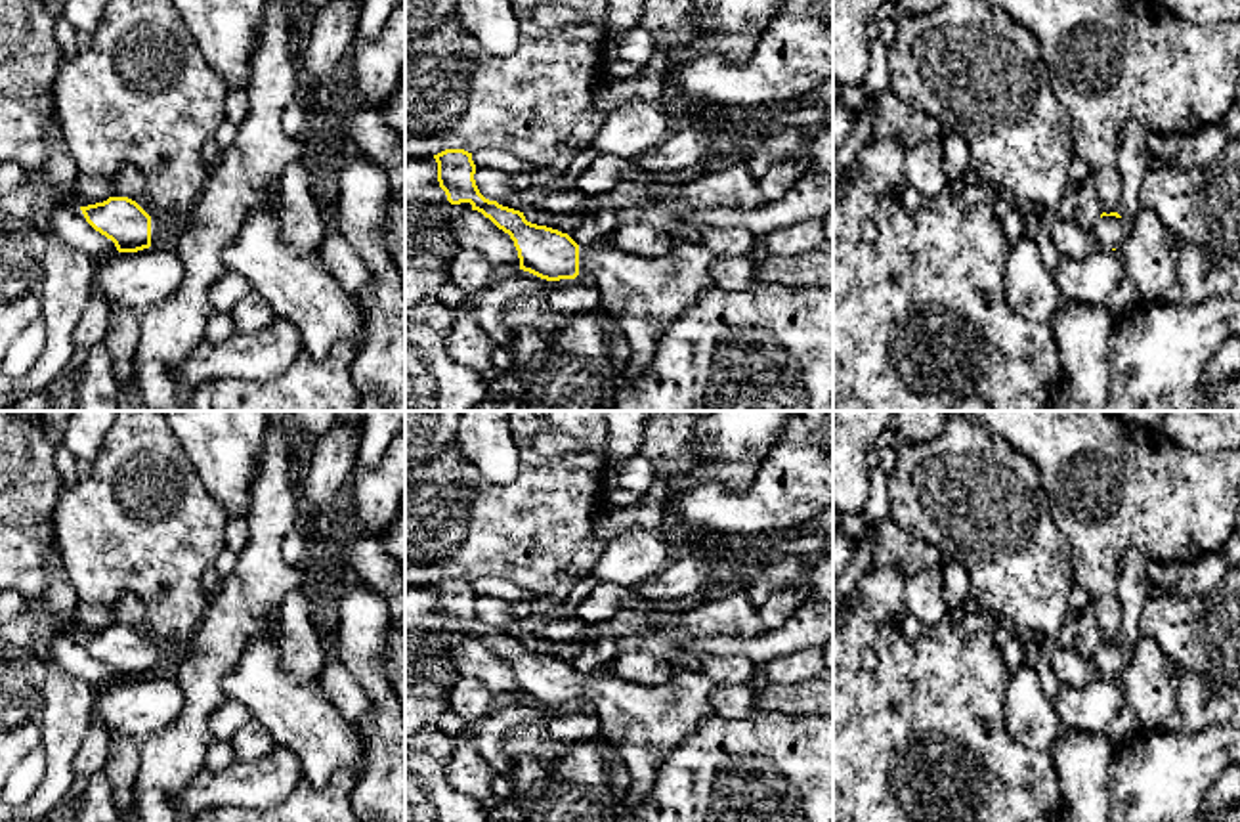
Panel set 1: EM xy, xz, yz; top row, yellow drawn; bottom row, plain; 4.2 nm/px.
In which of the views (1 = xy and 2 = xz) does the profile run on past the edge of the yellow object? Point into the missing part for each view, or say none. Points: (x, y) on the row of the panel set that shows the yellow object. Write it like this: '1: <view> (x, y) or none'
1: xy (163, 228)
2: xz (646, 293)

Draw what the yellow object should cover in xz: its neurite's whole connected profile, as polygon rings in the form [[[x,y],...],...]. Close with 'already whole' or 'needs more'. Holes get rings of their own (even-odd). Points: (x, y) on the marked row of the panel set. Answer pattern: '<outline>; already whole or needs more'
[[[464,149],[434,155],[438,182],[451,205],[470,203],[510,235],[520,270],[546,281],[590,281],[600,291],[600,308],[619,319],[617,333],[631,356],[625,379],[648,367],[663,333],[678,321],[703,289],[715,285],[715,254],[701,241],[678,241],[667,254],[634,256],[606,243],[579,247],[567,233],[537,226],[524,212],[485,199],[474,180],[476,164]]]; needs more

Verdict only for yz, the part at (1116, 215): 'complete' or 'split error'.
split error

